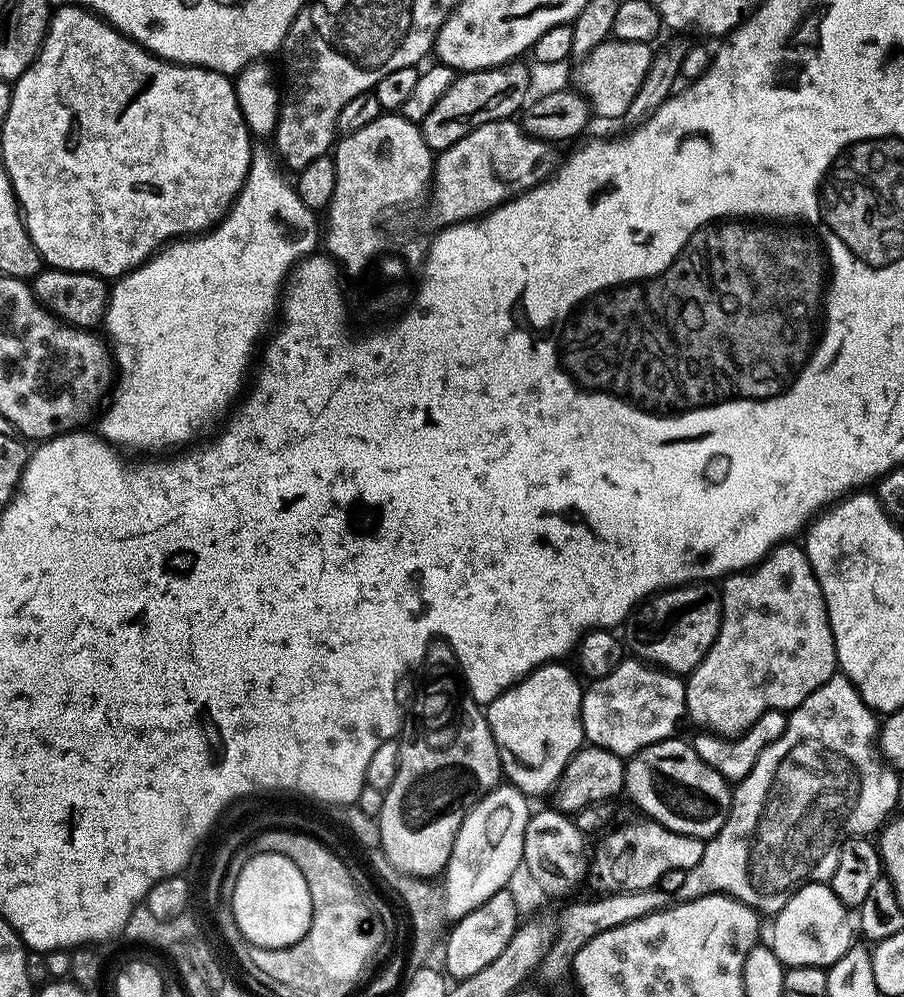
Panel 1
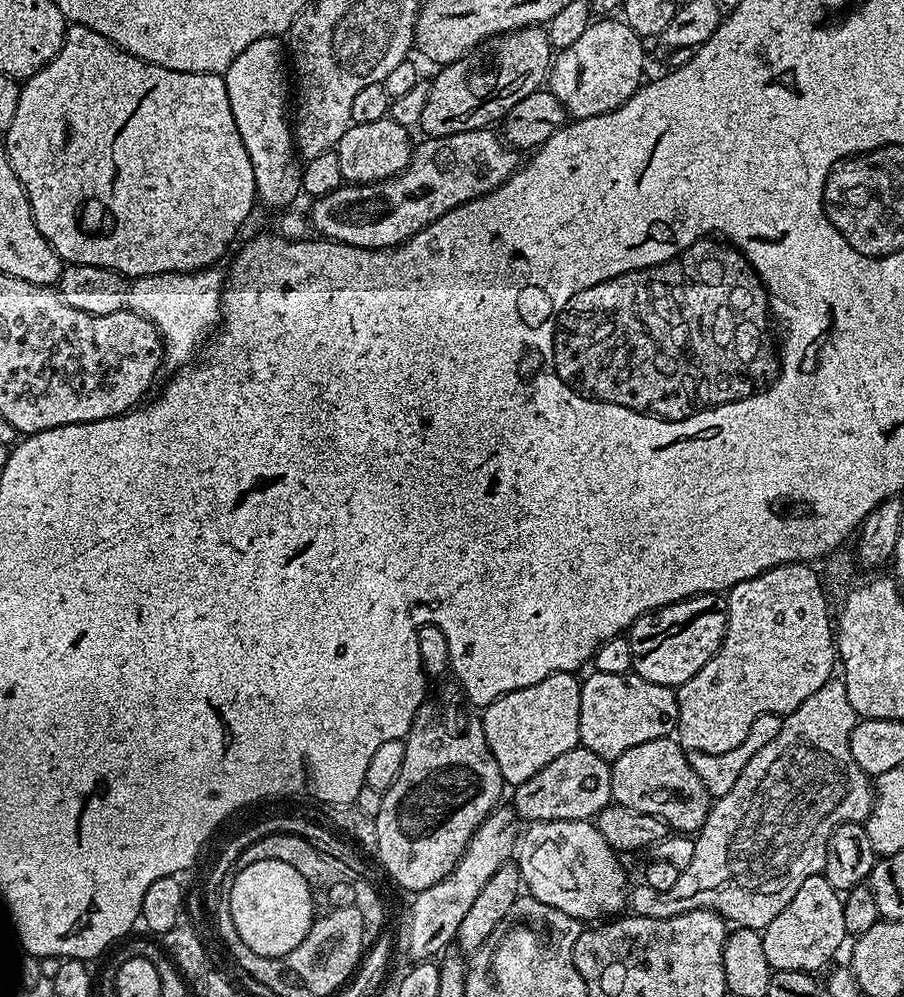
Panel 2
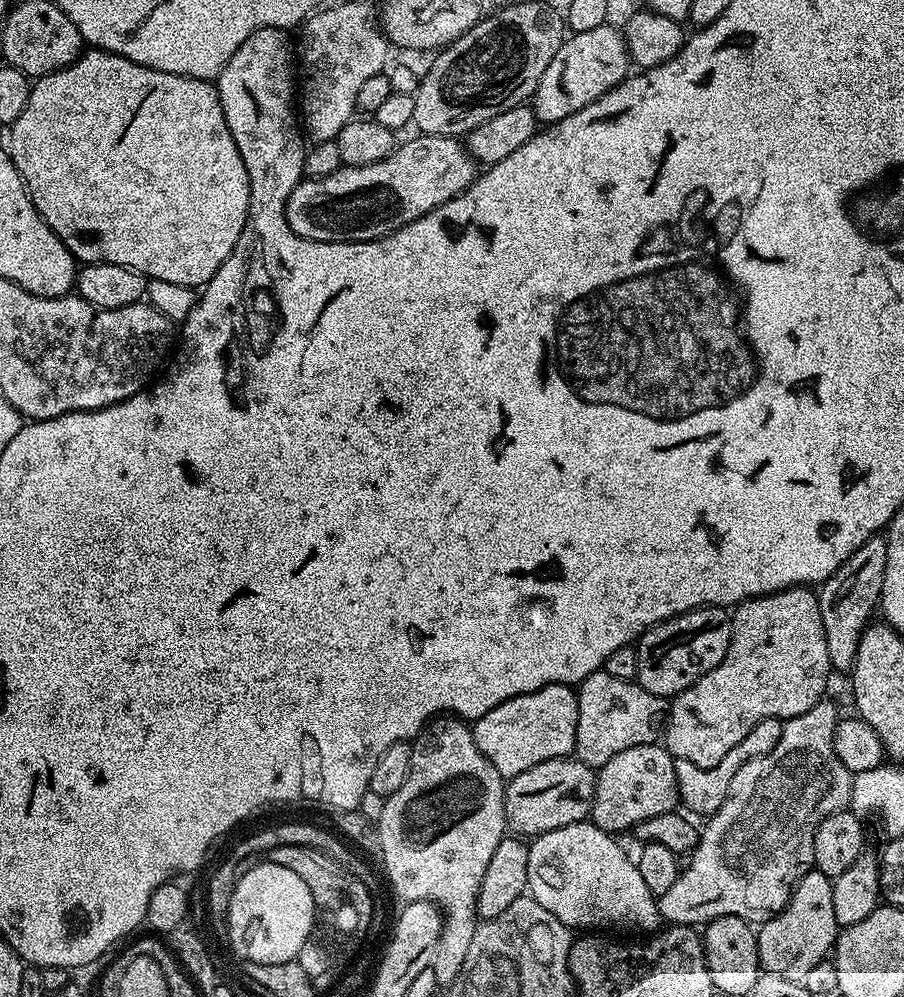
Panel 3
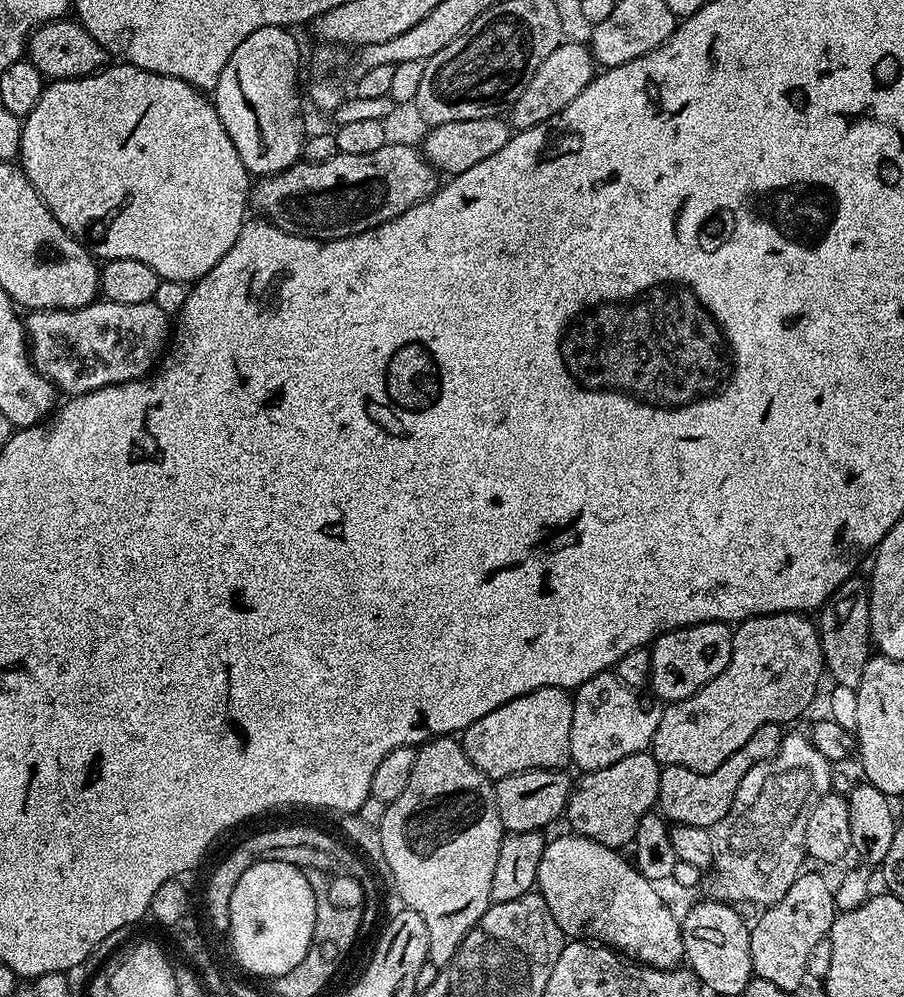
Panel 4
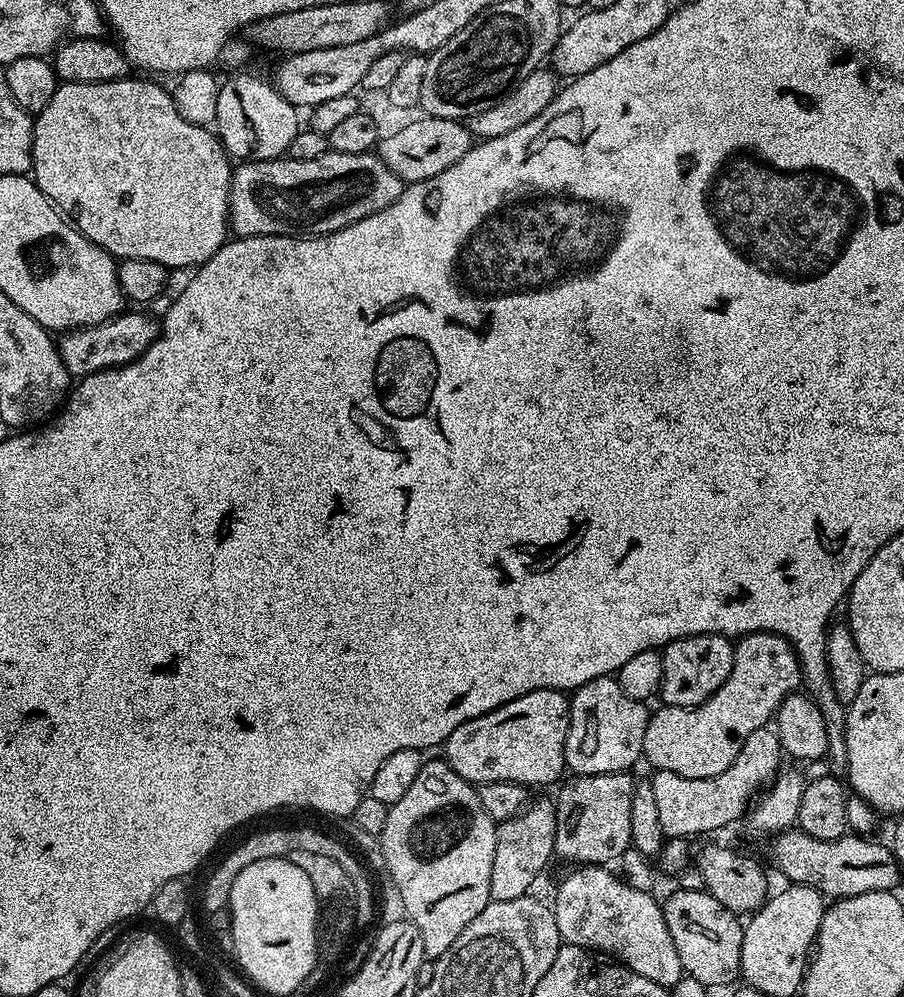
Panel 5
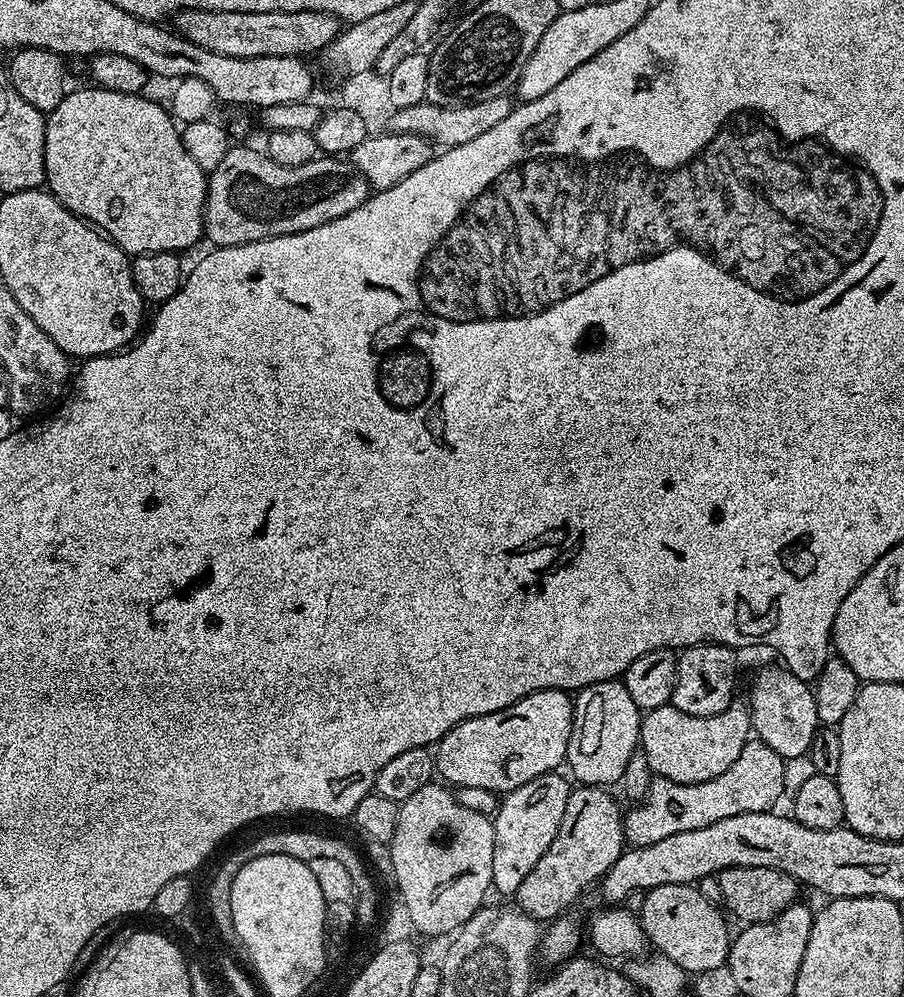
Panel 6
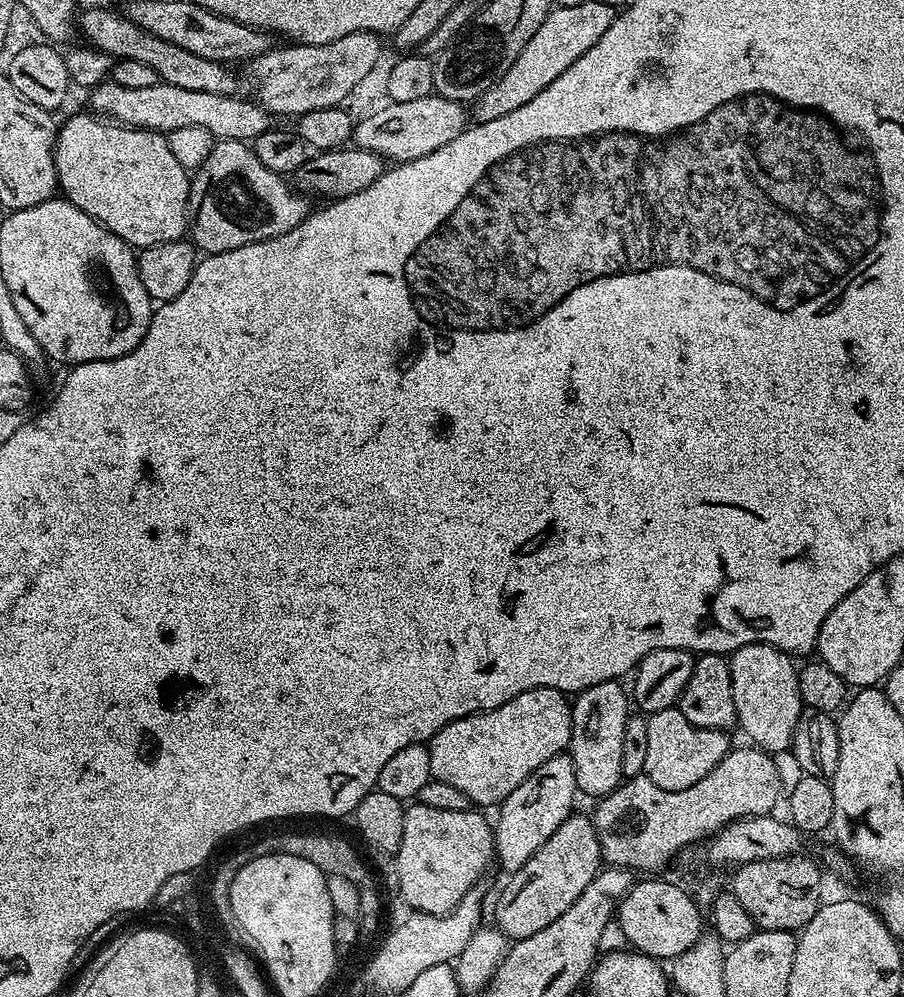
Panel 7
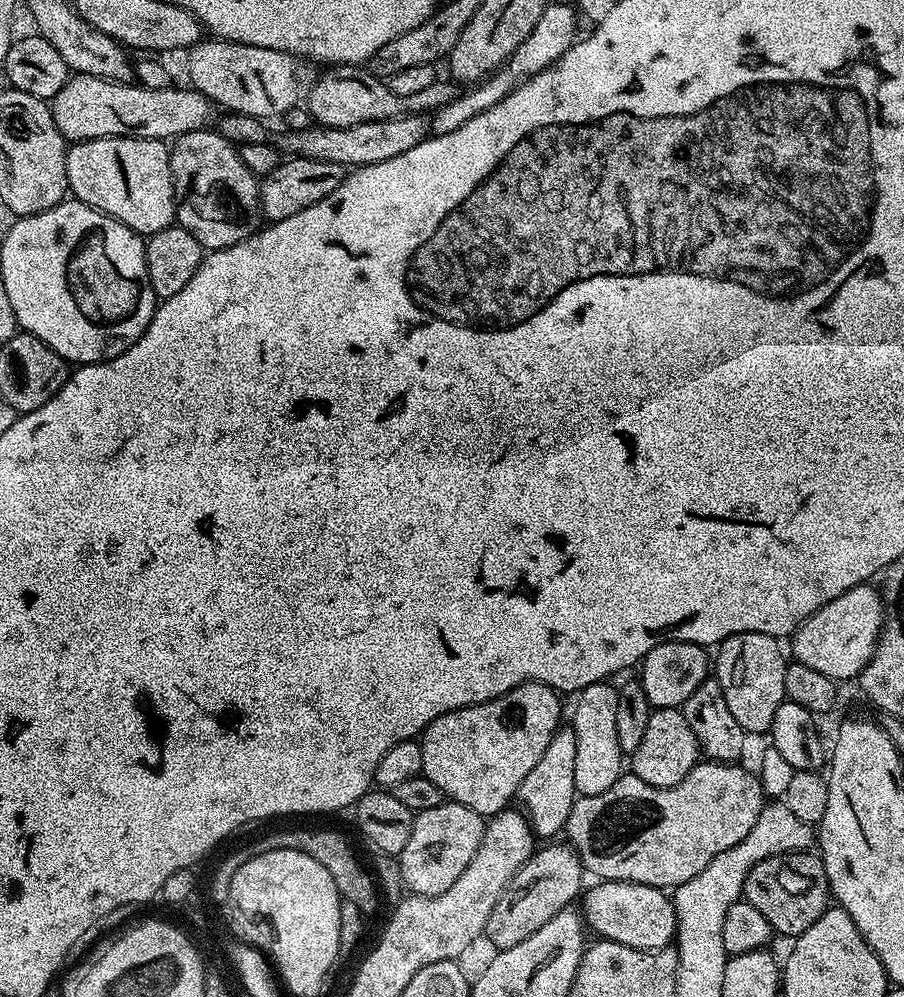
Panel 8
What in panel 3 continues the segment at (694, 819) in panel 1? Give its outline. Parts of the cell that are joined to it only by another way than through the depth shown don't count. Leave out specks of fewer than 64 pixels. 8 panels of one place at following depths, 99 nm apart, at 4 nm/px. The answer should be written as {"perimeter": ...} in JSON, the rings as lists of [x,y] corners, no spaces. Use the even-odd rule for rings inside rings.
{"perimeter":[[[663,743],[630,746],[630,750],[614,754],[614,758],[610,758],[610,762],[606,762],[596,772],[590,820],[602,831],[611,834],[619,834],[618,832],[624,832],[627,828],[629,831],[646,822],[646,818],[654,818],[654,814],[674,812],[677,808],[674,758]]]}

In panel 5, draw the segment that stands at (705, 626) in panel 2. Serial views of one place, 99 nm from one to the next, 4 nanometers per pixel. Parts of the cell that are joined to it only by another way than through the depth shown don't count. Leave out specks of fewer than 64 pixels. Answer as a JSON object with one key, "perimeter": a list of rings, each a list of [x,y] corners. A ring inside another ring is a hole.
{"perimeter":[[[698,634],[678,638],[665,644],[660,652],[662,658],[662,682],[658,693],[659,699],[667,706],[693,708],[706,698],[710,698],[730,678],[734,666],[734,644],[729,637],[718,634]]]}

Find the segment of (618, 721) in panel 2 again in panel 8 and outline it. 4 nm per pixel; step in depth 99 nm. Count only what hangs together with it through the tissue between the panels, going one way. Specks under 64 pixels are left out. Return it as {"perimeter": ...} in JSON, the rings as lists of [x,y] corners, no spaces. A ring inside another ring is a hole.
{"perimeter":[[[601,682],[586,686],[575,697],[576,709],[572,712],[572,721],[570,727],[574,738],[576,739],[576,753],[574,754],[574,786],[580,796],[593,796],[602,794],[602,790],[610,790],[614,782],[622,775],[620,768],[620,759],[622,753],[618,746],[618,691],[615,687],[611,688],[611,683]]]}

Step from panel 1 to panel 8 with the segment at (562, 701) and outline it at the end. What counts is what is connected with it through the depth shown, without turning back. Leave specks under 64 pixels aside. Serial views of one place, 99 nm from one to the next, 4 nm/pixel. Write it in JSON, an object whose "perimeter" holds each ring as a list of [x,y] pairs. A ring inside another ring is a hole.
{"perimeter":[[[529,680],[526,684],[519,684],[514,690],[510,690],[505,696],[501,696],[499,700],[487,700],[485,704],[474,704],[471,708],[459,708],[453,712],[442,714],[437,720],[430,722],[430,726],[424,729],[418,740],[422,750],[422,766],[424,767],[422,775],[430,778],[430,782],[434,782],[434,786],[438,786],[438,790],[442,790],[451,803],[466,806],[478,813],[479,816],[491,818],[497,812],[505,811],[511,805],[508,803],[511,800],[513,803],[514,797],[519,793],[520,783],[526,778],[526,774],[530,774],[530,770],[534,770],[534,765],[538,762],[538,758],[542,758],[542,754],[546,751],[546,746],[550,746],[550,740],[554,738],[561,727],[559,699],[561,700],[561,697],[555,688],[548,684],[540,684],[536,680]]]}

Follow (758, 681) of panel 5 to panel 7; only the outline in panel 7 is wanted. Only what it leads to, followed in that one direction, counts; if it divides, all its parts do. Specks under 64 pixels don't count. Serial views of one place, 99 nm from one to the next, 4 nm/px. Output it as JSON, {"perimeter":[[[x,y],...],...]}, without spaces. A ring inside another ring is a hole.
{"perimeter":[[[679,707],[653,712],[647,717],[647,722],[646,766],[643,775],[648,776],[654,786],[662,786],[662,790],[677,792],[702,782],[702,778],[706,778],[706,774],[710,774],[710,770],[714,770],[714,766],[718,766],[718,762],[722,762],[722,758],[726,758],[730,751],[728,732],[695,728],[680,713]]]}

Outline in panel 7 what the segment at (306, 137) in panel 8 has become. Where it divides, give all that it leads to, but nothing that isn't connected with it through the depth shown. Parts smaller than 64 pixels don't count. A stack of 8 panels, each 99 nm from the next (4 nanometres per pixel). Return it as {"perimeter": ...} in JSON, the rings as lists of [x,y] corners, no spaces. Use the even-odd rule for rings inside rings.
{"perimeter":[[[435,94],[427,96],[426,98],[418,98],[415,102],[398,102],[397,104],[388,102],[385,103],[385,108],[380,108],[377,112],[372,112],[369,116],[364,116],[355,121],[354,127],[352,129],[352,139],[351,143],[355,145],[357,148],[361,148],[362,150],[366,150],[367,152],[373,152],[374,154],[378,154],[381,158],[388,162],[403,162],[406,160],[417,160],[418,158],[422,158],[426,154],[434,154],[434,150],[442,150],[442,146],[446,146],[446,142],[454,142],[454,138],[458,138],[461,134],[464,133],[465,128],[469,127],[470,124],[470,116],[466,111],[464,113],[465,105],[458,100],[448,100],[444,96],[437,96]]]}

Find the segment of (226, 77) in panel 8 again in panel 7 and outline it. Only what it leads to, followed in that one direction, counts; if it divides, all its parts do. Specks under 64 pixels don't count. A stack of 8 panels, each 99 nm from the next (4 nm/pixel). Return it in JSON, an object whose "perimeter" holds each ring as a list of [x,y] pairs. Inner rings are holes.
{"perimeter":[[[355,32],[325,44],[273,47],[251,61],[255,99],[275,117],[295,118],[310,110],[338,108],[344,99],[371,74],[380,60],[381,37],[375,32]]]}

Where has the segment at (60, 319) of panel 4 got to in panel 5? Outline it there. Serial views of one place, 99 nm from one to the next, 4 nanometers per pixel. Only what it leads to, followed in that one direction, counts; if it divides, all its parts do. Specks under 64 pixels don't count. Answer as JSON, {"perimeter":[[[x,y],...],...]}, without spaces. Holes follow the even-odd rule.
{"perimeter":[[[125,310],[112,320],[95,324],[89,328],[74,328],[59,337],[60,357],[69,377],[83,378],[107,368],[121,368],[134,362],[160,335],[161,325],[144,310]]]}

